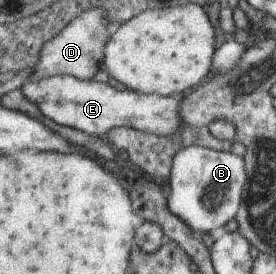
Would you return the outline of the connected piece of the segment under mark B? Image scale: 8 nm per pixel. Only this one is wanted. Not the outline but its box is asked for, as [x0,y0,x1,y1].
[166,143,247,235]

